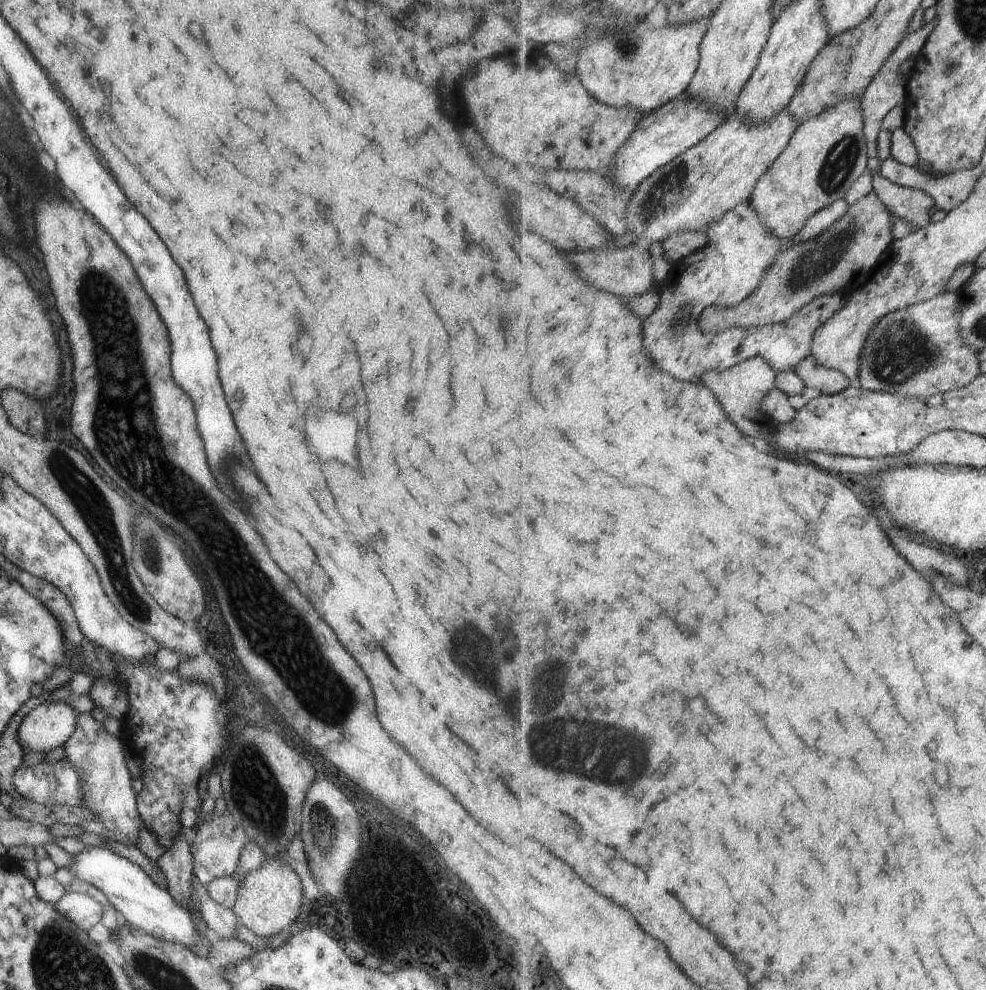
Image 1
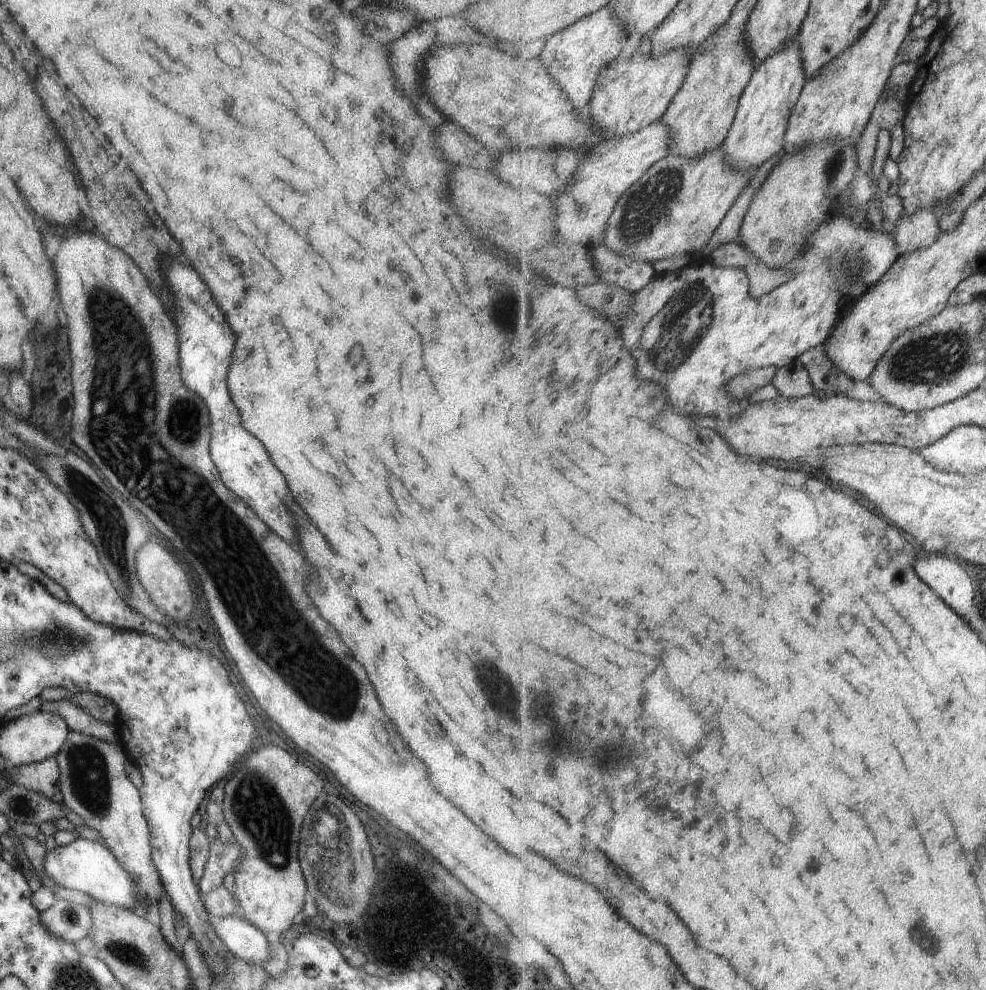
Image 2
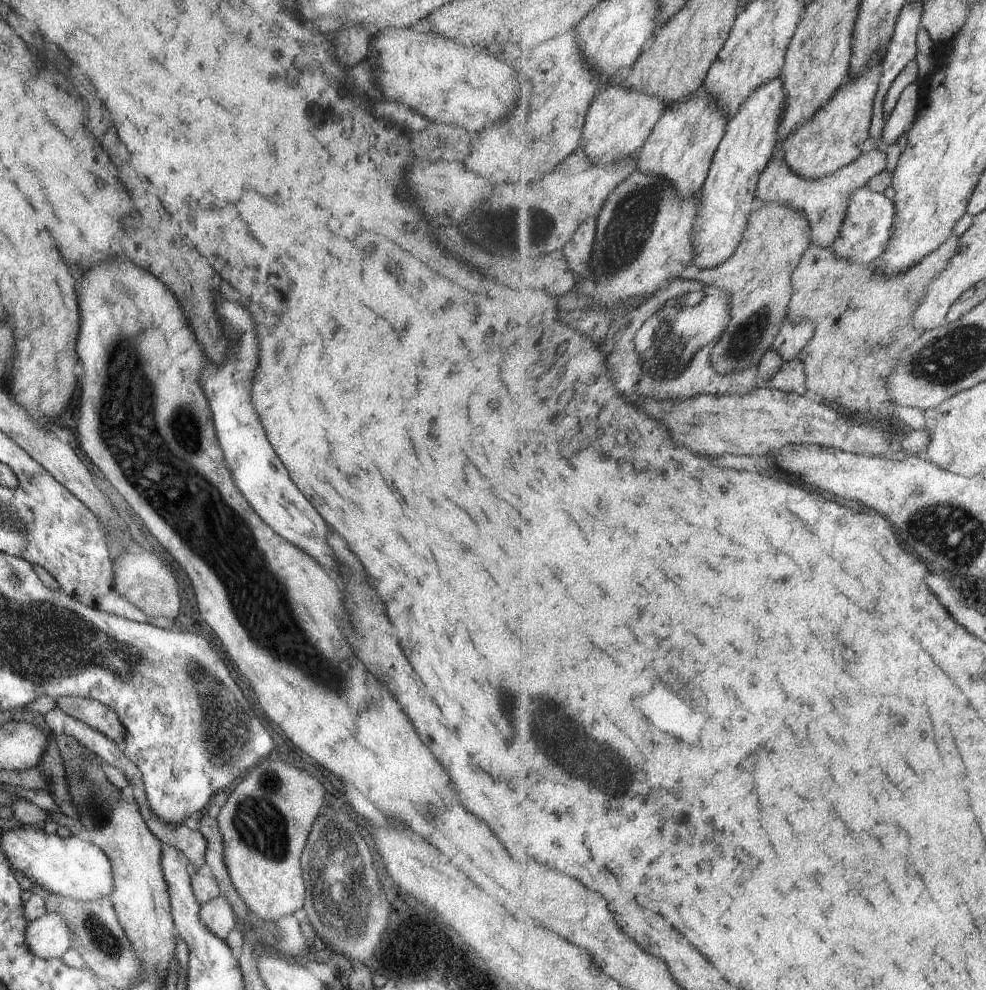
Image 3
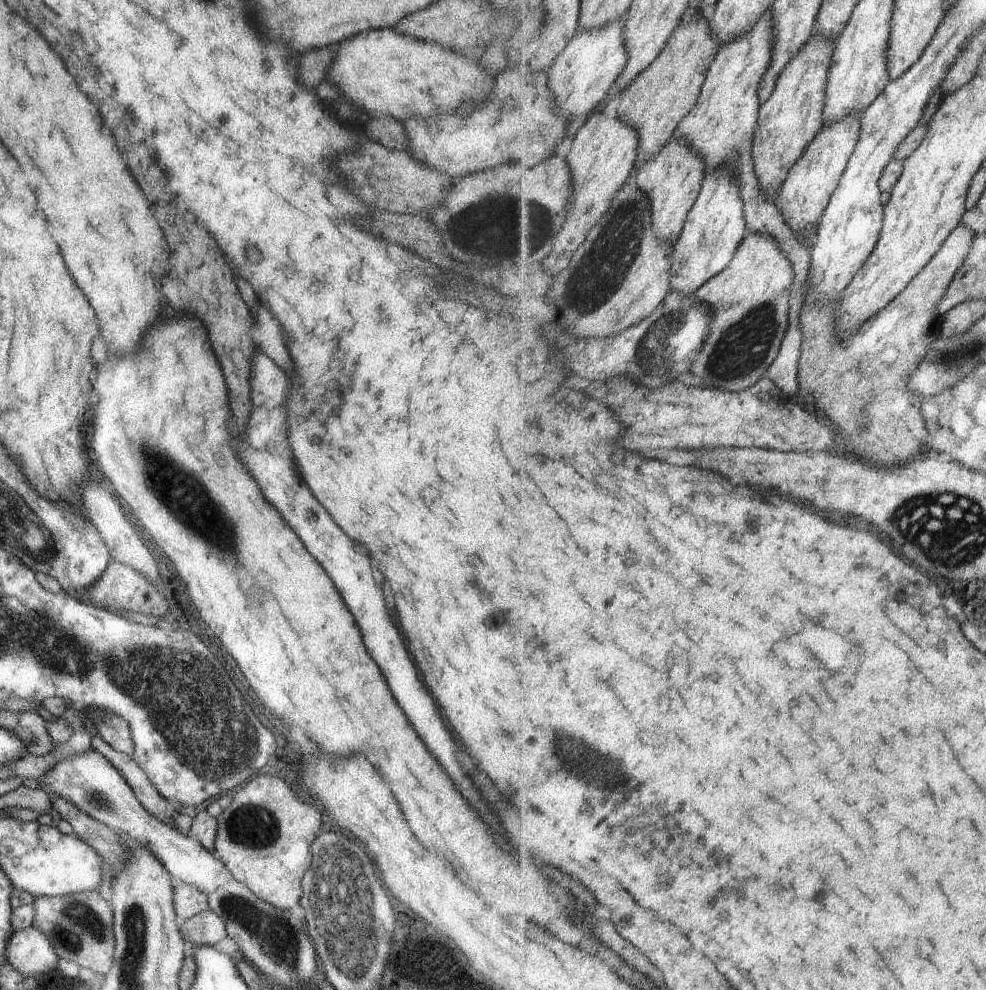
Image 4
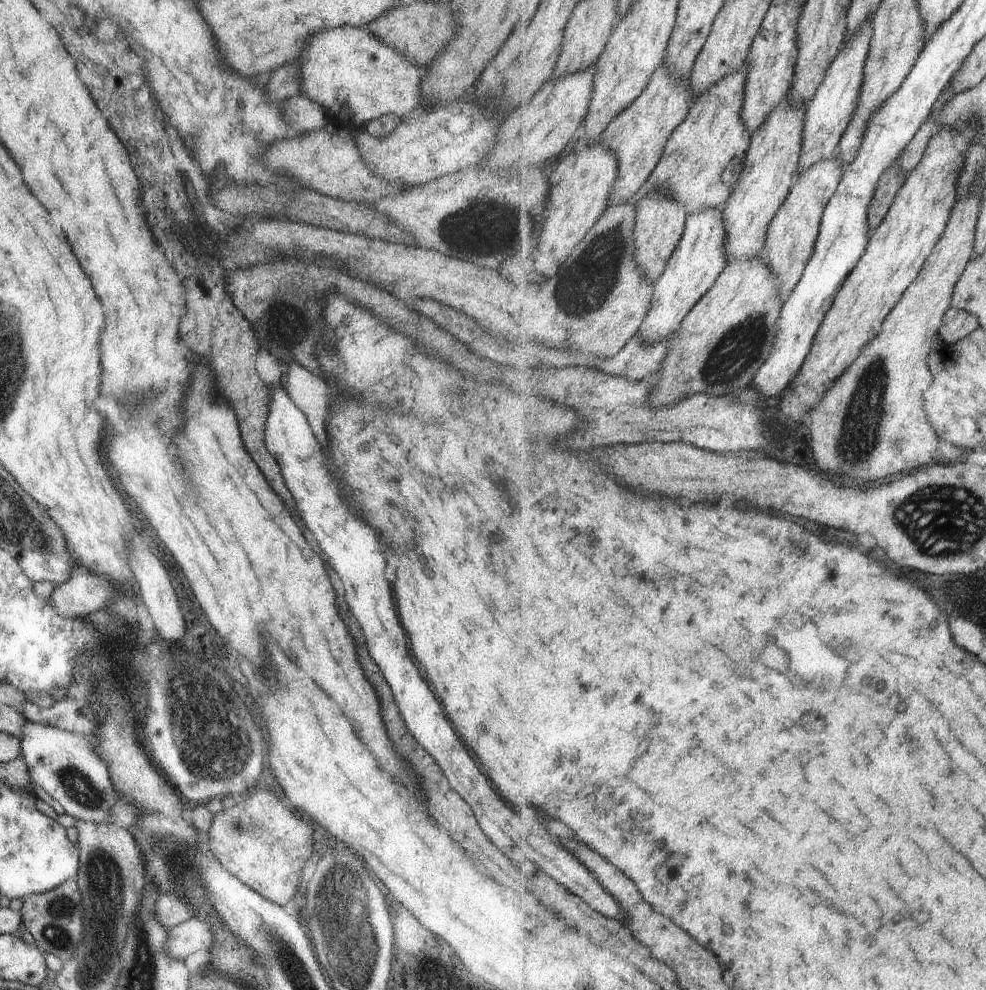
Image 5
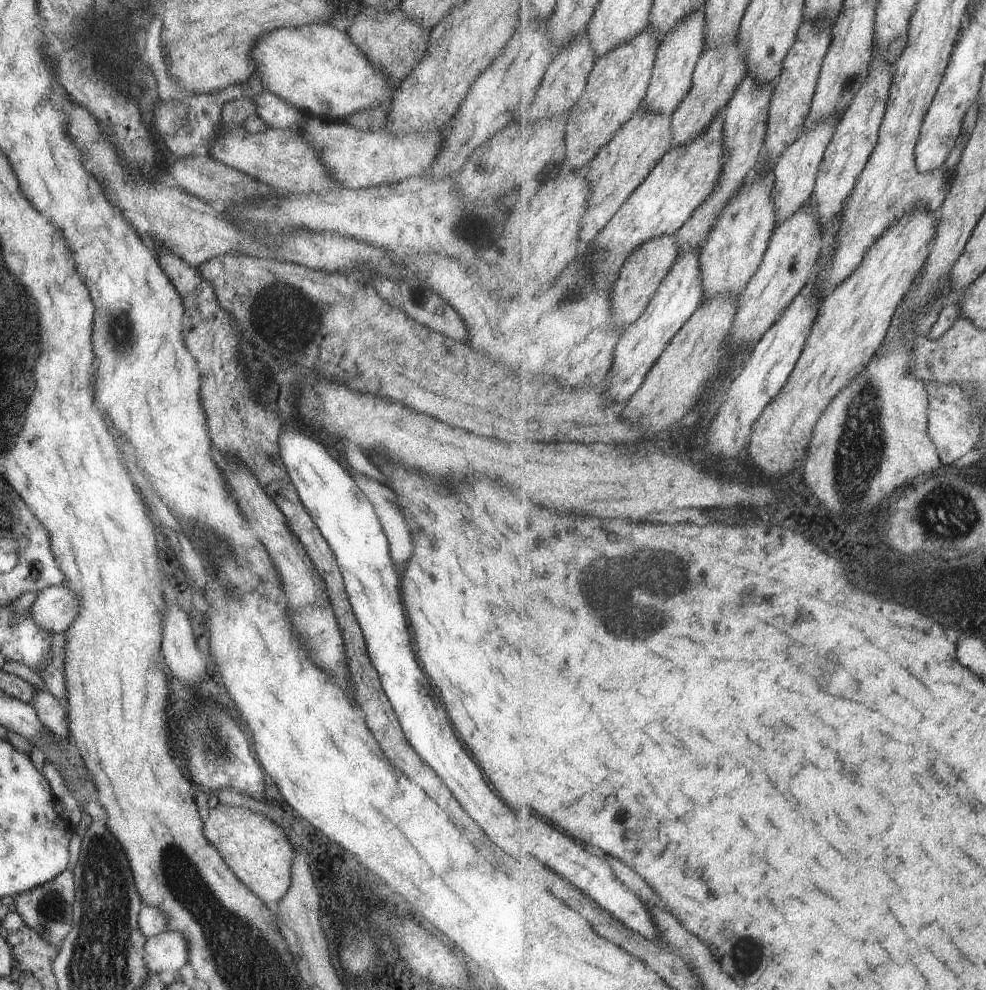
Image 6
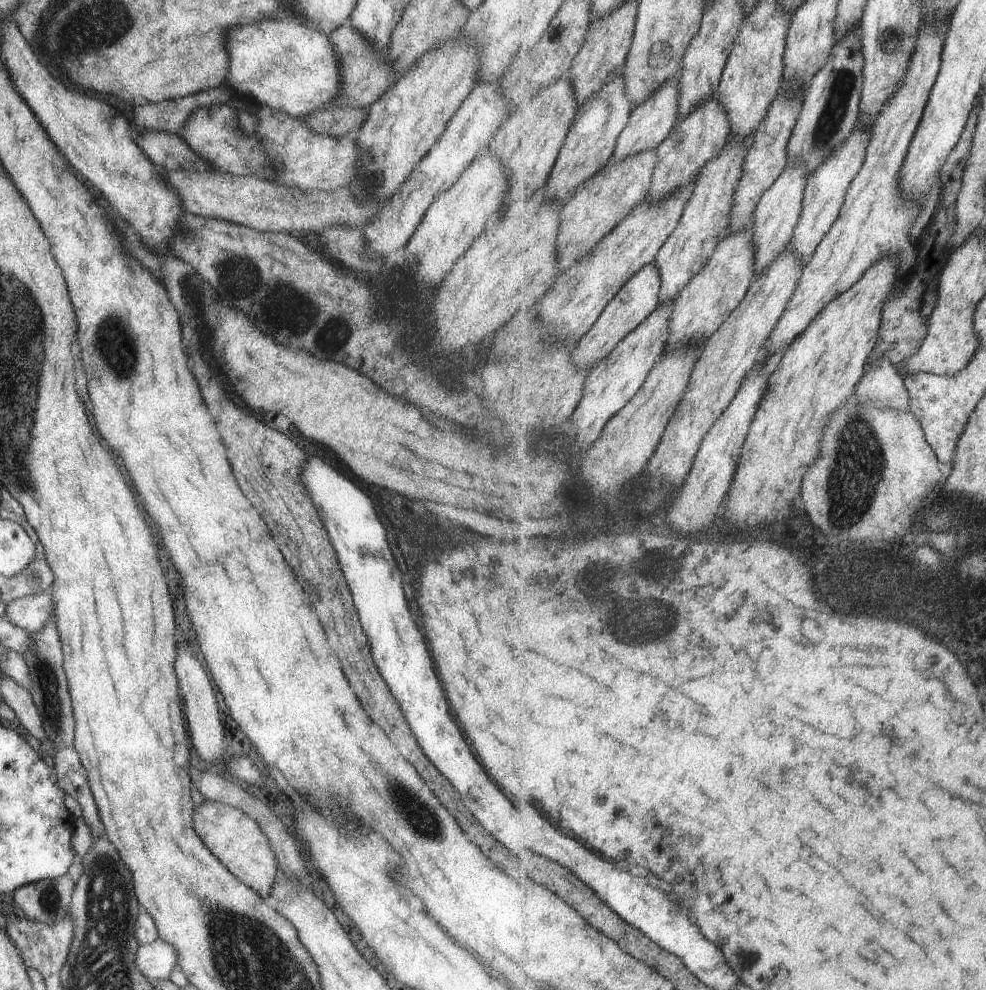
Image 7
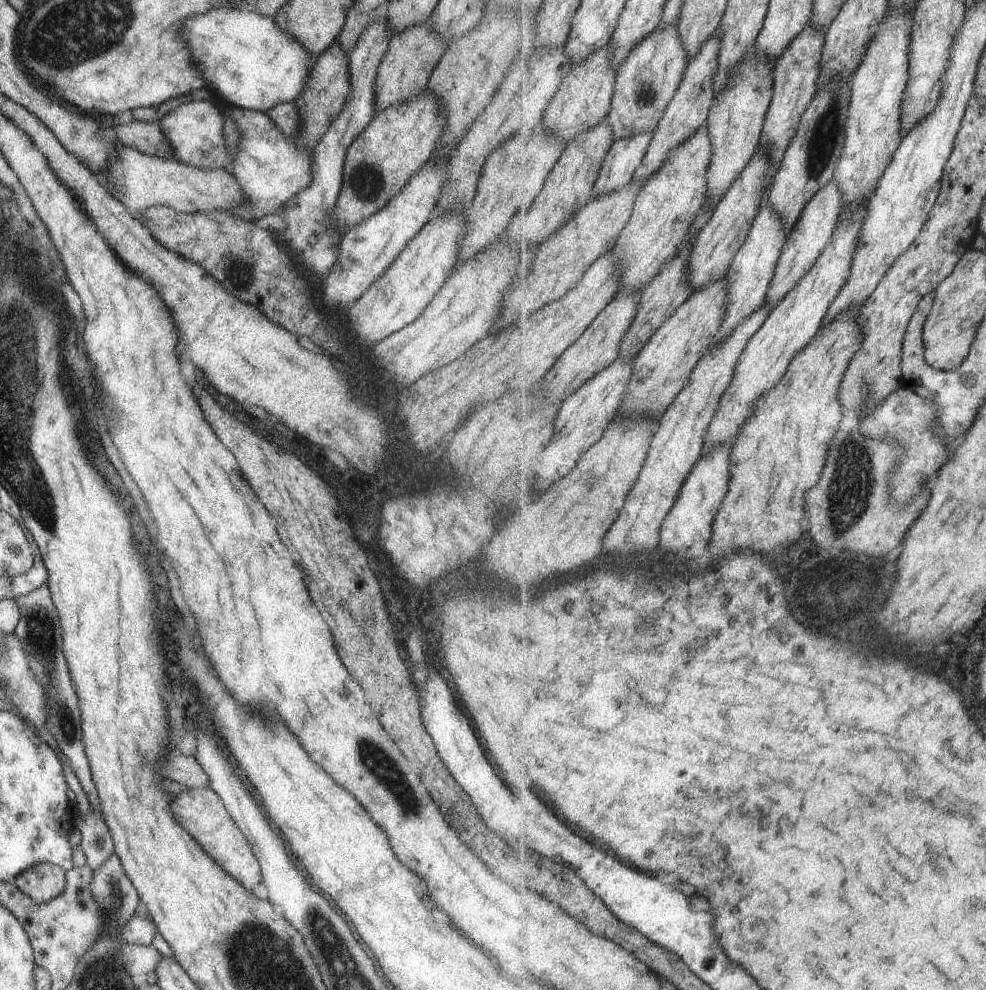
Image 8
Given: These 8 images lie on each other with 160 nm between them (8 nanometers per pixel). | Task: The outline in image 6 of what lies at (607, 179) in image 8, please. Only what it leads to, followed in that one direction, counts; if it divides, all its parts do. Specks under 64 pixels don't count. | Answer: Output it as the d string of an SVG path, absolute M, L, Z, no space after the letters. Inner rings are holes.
M705 5L702 8L693 10L680 26L675 26L667 34L660 44L656 58L656 66L652 78L652 85L649 86L648 94L640 108L655 114L667 114L674 116L685 101L689 92L693 89L693 78L696 67L700 61L701 54L705 49L705 34L708 33L708 15L705 14Z

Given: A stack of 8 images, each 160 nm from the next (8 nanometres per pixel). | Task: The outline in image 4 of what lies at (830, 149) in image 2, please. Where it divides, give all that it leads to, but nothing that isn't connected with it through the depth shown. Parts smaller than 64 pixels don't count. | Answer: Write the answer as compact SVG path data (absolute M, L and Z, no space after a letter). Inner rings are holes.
M746 232L731 265L716 278L705 282L697 290L696 298L713 308L713 328L709 332L708 342L702 346L696 362L691 369L693 375L701 378L712 389L740 392L755 386L765 376L765 372L776 362L780 354L782 343L789 329L789 300L791 300L791 286L793 286L795 272L789 260L779 249L777 238L759 232Z

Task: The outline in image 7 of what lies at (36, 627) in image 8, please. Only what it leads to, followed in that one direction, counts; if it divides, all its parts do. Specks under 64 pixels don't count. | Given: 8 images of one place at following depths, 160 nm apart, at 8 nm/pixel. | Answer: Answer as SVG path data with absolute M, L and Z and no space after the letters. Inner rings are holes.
M53 619L45 621L40 631L28 634L26 649L21 652L30 674L30 695L42 720L46 740L59 747L71 747L74 739L74 720L66 676L62 669L60 640Z

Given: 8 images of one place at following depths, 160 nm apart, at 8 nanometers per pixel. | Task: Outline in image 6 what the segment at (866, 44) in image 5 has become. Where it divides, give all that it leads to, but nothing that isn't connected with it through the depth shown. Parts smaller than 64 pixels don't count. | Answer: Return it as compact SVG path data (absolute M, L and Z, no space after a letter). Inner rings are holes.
M829 116L821 124L815 124L814 128L803 132L801 138L795 144L790 145L789 149L785 150L785 154L781 156L780 162L774 169L773 179L773 195L777 204L776 224L785 222L810 202L816 190L817 174L820 173L821 166L824 164L825 154L828 152L829 144L837 132L839 123L837 116Z

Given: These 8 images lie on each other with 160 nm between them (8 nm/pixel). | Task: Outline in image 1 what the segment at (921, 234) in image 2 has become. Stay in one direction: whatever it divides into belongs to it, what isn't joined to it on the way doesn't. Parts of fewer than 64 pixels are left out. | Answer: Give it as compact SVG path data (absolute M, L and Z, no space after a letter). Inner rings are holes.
M873 173L872 176L874 191L889 212L909 222L915 231L931 224L937 210L931 196L919 189L899 186L883 176L875 176Z

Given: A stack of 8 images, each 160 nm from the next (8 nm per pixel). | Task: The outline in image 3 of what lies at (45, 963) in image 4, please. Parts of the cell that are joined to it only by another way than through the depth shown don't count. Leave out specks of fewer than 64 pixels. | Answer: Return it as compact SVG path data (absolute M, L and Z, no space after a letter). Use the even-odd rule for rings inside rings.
M45 912L25 928L25 946L38 958L60 958L71 946L73 932L55 912Z

